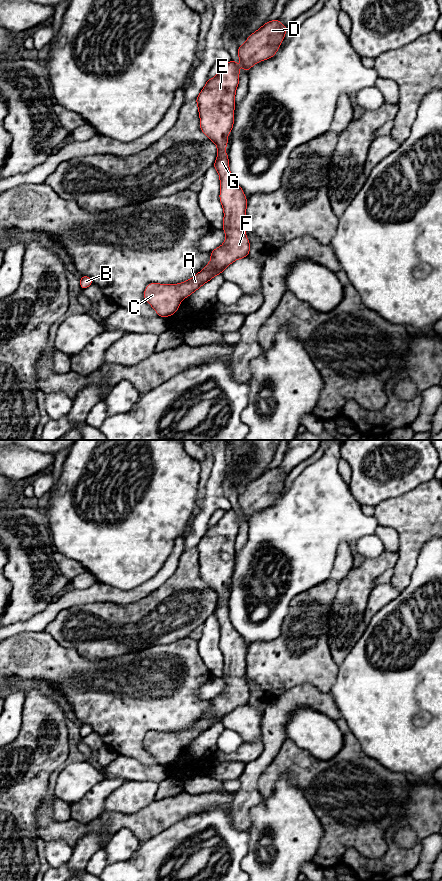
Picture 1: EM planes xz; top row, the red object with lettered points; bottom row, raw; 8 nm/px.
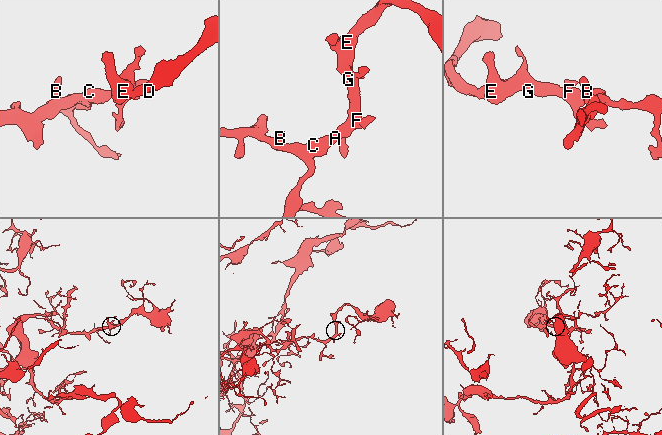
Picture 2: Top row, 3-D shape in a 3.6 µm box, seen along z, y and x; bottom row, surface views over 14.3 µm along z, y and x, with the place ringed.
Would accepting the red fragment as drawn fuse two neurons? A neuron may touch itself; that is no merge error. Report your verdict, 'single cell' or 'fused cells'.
single cell

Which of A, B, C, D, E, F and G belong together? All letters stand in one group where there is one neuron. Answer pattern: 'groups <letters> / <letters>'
groups A B C D E F G

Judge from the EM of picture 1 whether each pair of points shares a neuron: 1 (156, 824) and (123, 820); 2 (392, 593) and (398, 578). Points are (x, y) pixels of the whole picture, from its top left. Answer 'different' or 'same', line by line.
1: same
2: different

